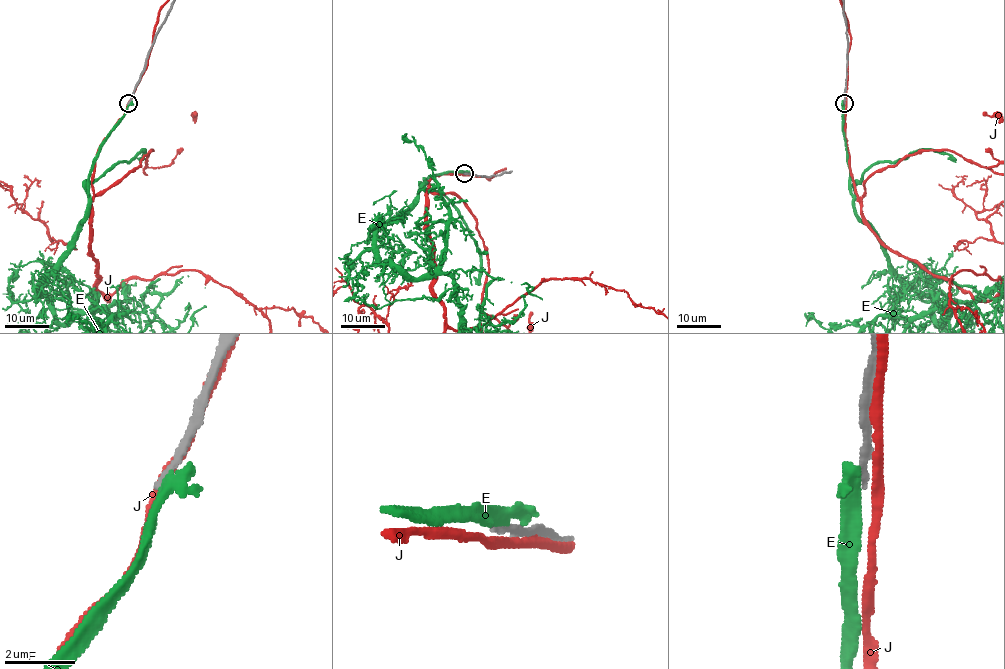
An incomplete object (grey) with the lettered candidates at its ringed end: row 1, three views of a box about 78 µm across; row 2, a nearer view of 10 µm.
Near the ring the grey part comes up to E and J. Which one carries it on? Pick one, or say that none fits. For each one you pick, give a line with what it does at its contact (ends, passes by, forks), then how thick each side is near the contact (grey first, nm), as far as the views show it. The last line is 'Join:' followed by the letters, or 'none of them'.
Join: none of them

